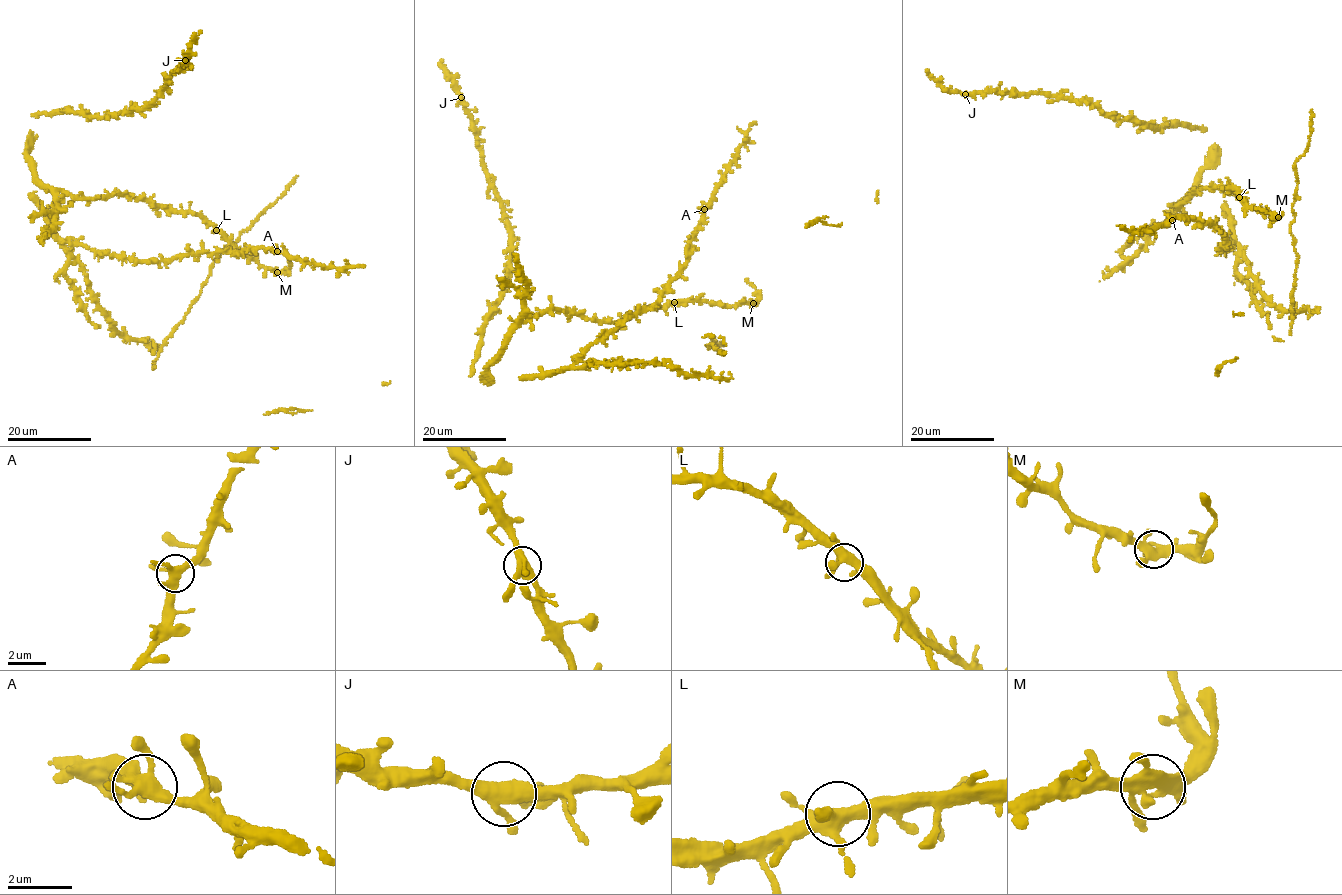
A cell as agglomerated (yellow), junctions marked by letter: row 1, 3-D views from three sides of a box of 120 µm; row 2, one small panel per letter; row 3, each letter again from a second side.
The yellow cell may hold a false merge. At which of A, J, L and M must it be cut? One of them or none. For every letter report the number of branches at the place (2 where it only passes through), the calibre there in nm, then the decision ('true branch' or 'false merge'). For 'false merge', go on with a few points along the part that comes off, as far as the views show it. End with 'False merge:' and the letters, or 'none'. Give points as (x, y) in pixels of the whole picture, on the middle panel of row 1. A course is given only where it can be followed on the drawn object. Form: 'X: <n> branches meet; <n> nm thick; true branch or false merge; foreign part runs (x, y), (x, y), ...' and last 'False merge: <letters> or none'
A: 4 branches meet; 400 nm thick; true branch
J: 4 branches meet; 400 nm thick; true branch
L: 4 branches meet; 400 nm thick; true branch
M: 4 branches meet; 380 nm thick; true branch
False merge: none

